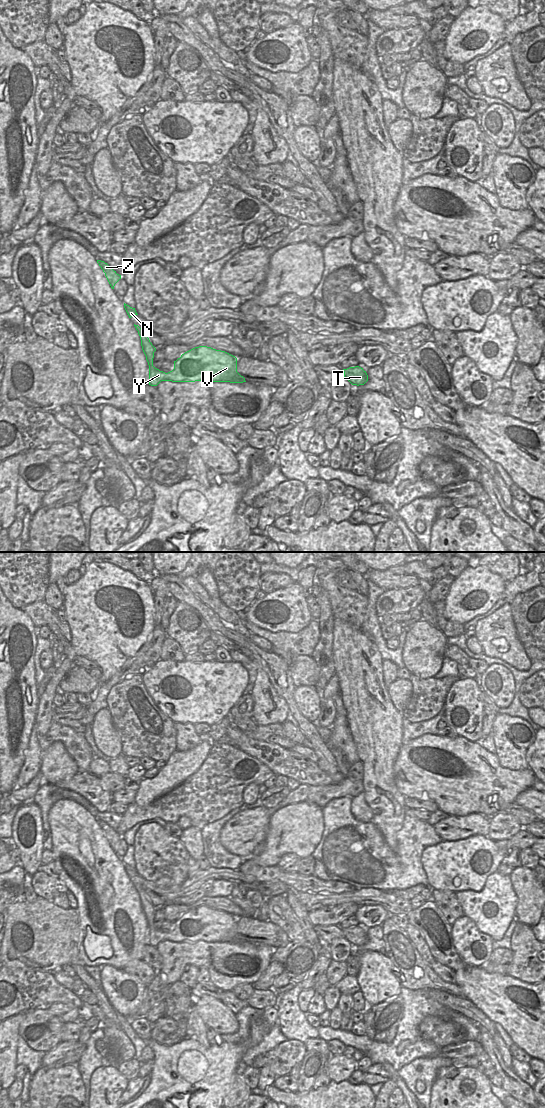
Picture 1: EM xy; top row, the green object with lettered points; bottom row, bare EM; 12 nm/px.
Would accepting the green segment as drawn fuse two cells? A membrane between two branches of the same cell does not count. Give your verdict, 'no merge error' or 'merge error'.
no merge error

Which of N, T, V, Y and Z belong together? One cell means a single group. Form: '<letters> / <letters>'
N T V Y Z

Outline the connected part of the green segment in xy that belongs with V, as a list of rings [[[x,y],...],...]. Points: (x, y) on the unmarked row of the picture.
[[[135,885],[140,896],[142,910],[149,925],[149,945],[161,941],[172,942],[230,942],[243,943],[245,938],[237,932],[237,918],[225,911],[207,906],[195,907],[174,921],[174,929],[168,933],[153,926],[156,908],[144,891]]]

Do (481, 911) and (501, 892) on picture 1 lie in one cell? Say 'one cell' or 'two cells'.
one cell

